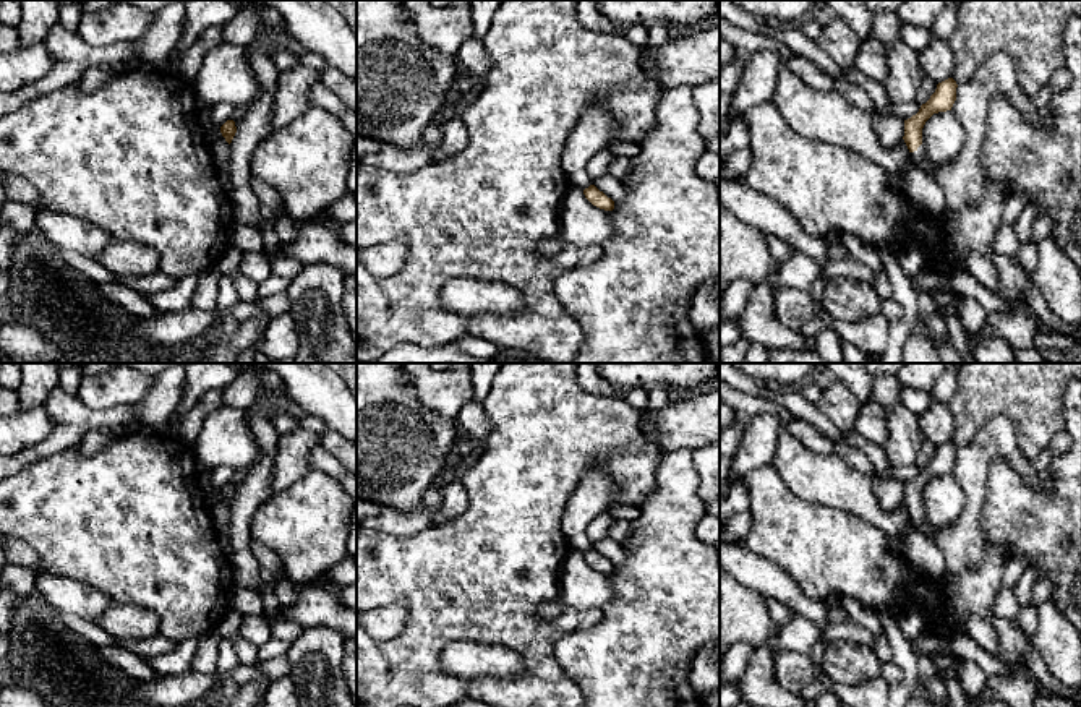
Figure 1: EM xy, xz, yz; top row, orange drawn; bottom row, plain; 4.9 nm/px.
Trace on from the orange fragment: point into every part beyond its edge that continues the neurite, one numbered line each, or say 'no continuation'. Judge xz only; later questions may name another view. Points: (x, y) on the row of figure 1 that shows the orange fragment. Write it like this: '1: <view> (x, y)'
no continuation

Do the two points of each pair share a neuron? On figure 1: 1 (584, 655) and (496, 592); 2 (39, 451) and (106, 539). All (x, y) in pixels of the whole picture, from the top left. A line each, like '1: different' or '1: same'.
1: different
2: different

